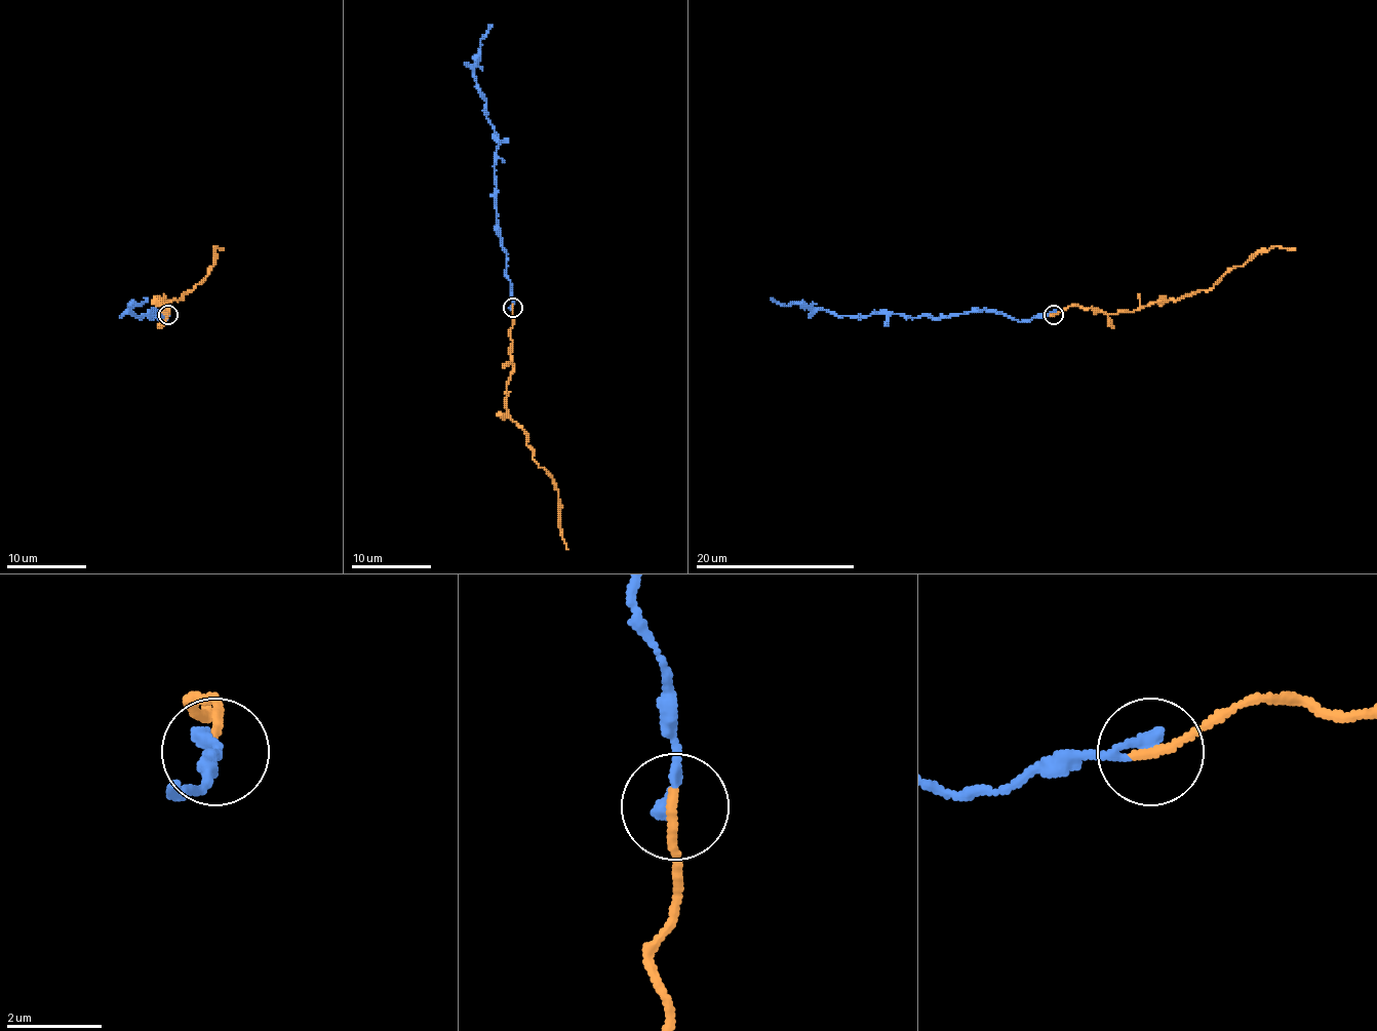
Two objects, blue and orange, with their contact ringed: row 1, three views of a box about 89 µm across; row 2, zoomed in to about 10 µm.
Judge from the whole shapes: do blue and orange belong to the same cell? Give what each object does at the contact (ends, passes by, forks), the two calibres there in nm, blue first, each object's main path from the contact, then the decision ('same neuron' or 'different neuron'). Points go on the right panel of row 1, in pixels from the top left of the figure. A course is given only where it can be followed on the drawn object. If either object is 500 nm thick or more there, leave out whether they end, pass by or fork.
blue ends | orange ends | 280/200 nm | blue via (1054, 314), (1037, 314), (1018, 322), (992, 310), (908, 318), (840, 316), (798, 304), (785, 306), (771, 298) | orange via (1054, 314), (1075, 306), (1117, 314), (1134, 312), (1209, 289), (1257, 251), (1275, 246), (1295, 250) | same neuron

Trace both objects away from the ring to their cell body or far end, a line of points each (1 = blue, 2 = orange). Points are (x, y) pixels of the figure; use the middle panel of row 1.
1: (512, 308), (506, 251), (497, 217), (498, 134), (486, 116), (484, 94), (474, 75), (474, 56), (488, 25)
2: (512, 308), (512, 371), (506, 407), (526, 435), (526, 445), (536, 463), (558, 491), (558, 521), (568, 549)

